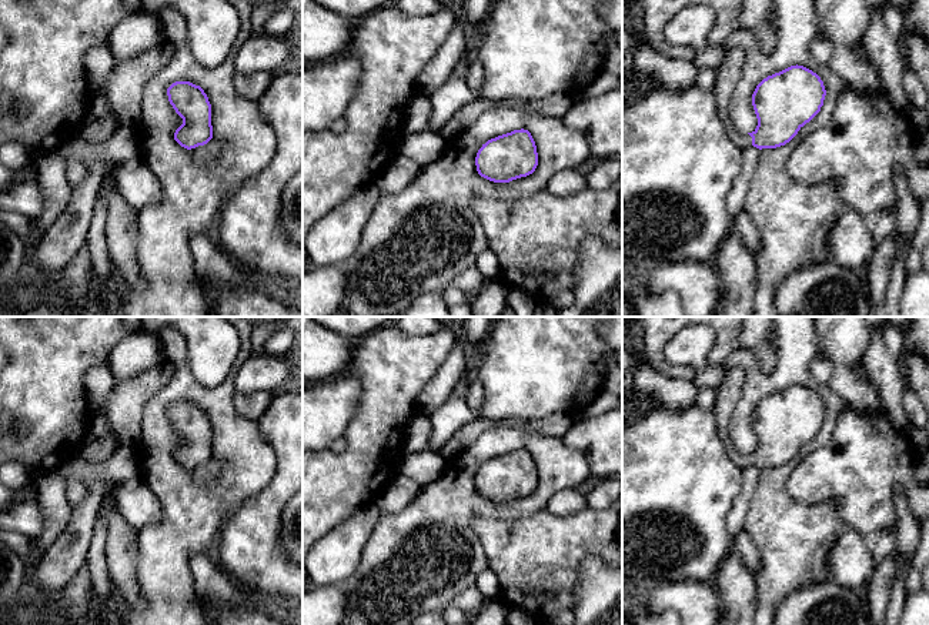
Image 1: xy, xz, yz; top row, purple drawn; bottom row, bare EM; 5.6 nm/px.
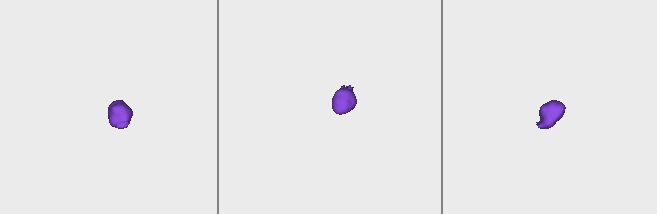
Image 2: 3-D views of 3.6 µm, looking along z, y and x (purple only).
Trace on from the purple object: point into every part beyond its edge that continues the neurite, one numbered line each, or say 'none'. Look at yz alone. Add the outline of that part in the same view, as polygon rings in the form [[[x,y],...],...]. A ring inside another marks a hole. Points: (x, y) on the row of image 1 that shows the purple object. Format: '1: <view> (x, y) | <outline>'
1: yz (728, 74) | [[[741,49],[726,50],[722,64],[716,70],[715,88],[714,88],[714,98],[719,116],[724,120],[726,134],[741,150],[752,146],[752,137],[748,133],[741,133],[735,128],[729,117],[729,103],[732,100],[732,94],[736,88],[736,84],[741,80],[743,64],[745,64],[743,50]]]

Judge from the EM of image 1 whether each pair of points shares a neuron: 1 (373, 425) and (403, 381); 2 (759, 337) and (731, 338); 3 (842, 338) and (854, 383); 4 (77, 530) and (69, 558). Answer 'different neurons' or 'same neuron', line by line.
1: same neuron
2: different neurons
3: same neuron
4: same neuron

